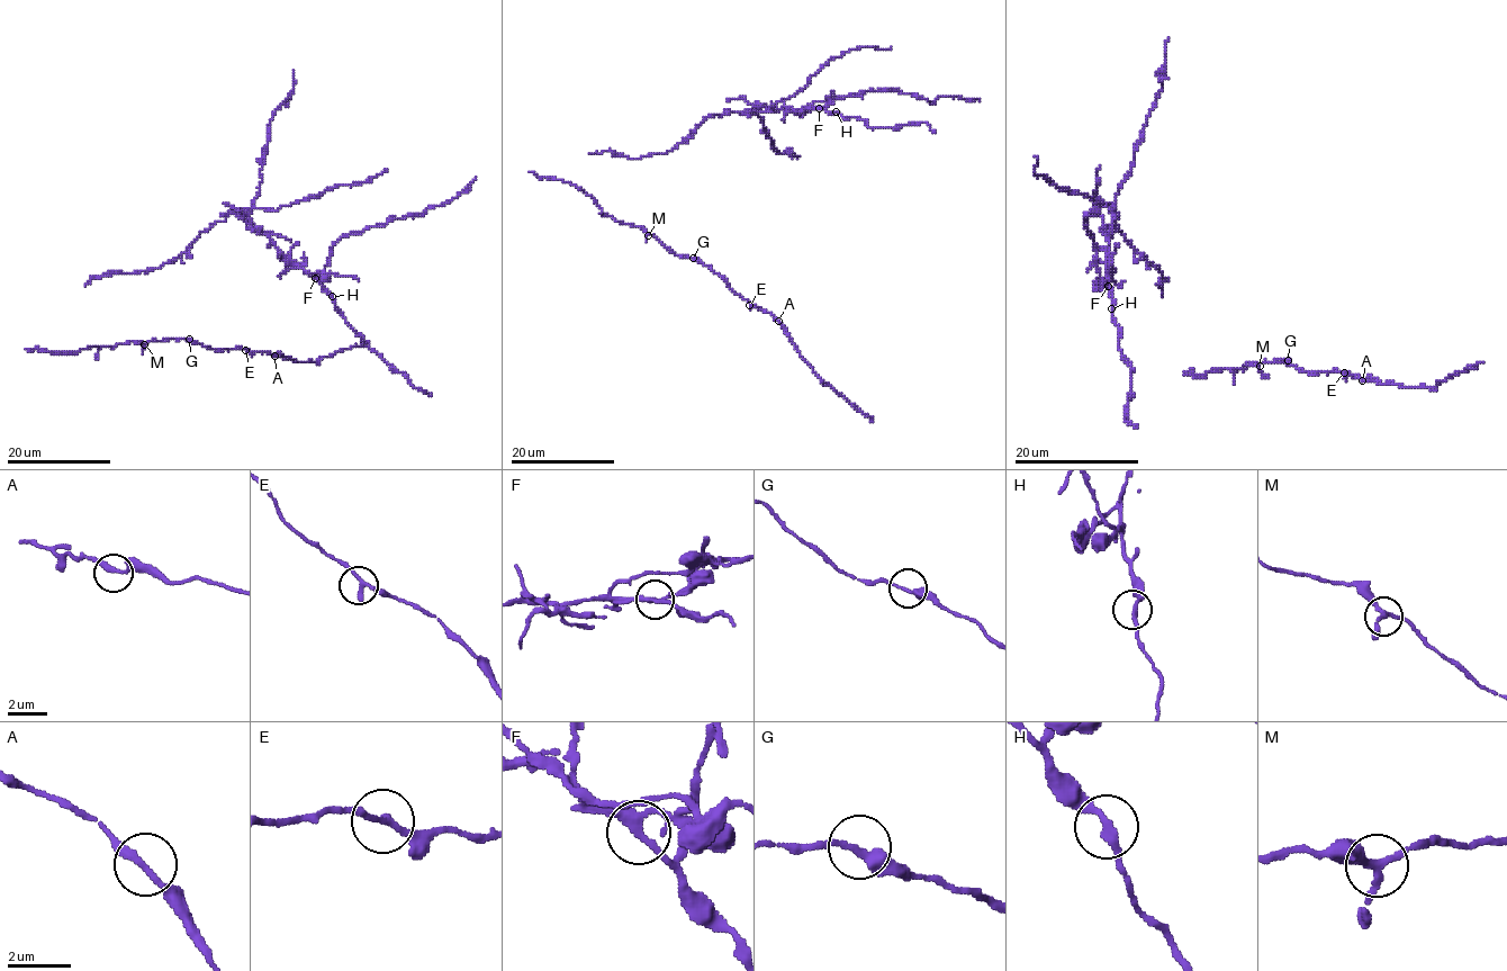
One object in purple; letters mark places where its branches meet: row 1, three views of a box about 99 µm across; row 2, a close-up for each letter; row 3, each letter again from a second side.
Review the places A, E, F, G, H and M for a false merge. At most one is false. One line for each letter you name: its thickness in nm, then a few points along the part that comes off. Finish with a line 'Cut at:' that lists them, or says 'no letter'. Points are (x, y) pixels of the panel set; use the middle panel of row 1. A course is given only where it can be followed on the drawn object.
F: Thickness 220 nm. Course of the part to remove: (819, 108), (736, 113), (706, 117), (689, 136), (664, 154), (628, 158), (611, 150), (589, 153)
Cut at: F

